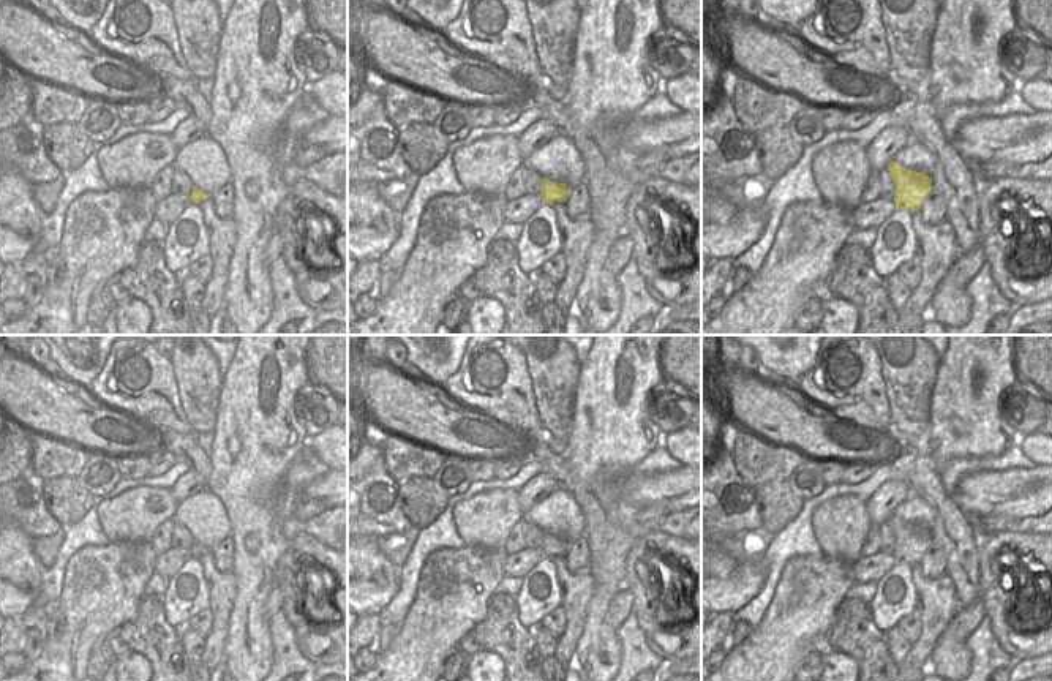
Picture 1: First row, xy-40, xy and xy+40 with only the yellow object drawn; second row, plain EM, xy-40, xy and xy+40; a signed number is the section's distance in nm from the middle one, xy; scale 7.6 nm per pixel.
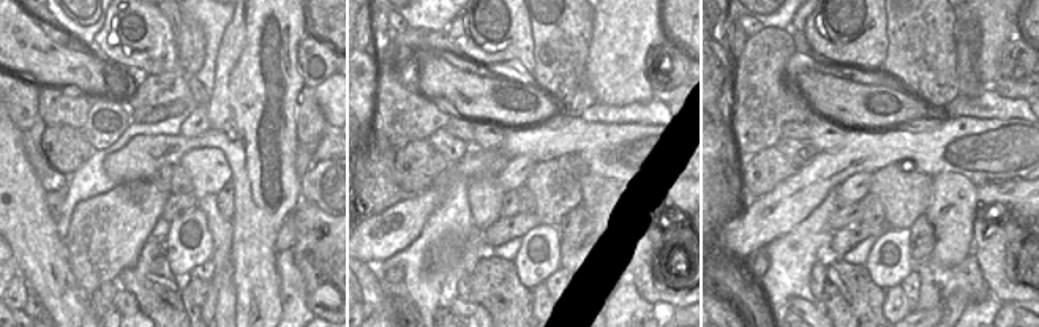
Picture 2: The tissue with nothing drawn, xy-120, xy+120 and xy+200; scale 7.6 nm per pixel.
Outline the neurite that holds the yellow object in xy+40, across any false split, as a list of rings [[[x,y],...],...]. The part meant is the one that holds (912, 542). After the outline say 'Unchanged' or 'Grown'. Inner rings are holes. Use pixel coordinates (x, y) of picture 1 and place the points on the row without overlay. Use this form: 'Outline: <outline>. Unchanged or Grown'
Outline: [[[896,515],[888,518],[888,525],[896,539],[894,558],[911,567],[919,564],[932,544],[932,531],[900,520]]]. Unchanged.

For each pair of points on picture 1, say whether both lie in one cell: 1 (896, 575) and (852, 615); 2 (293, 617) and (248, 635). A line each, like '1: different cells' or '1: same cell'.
1: different cells
2: different cells

